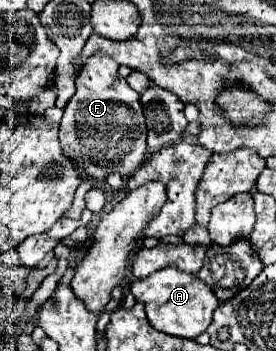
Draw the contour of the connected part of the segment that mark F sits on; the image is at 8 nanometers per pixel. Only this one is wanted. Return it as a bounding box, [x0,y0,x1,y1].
[60,53,148,183]

